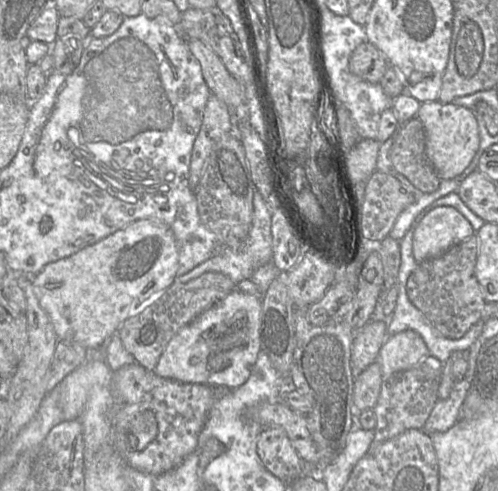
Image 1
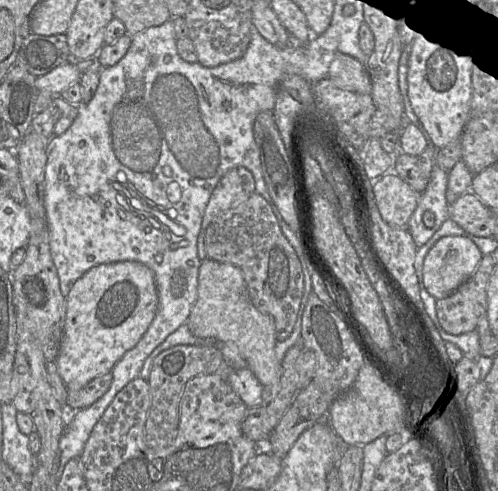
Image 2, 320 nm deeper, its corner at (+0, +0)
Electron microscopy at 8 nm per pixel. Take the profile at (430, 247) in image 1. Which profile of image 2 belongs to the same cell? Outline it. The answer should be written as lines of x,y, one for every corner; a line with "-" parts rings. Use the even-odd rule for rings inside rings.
464,236
440,238
428,251
423,262
423,281
428,292
435,299
443,299
457,290
476,270
482,252
477,245

